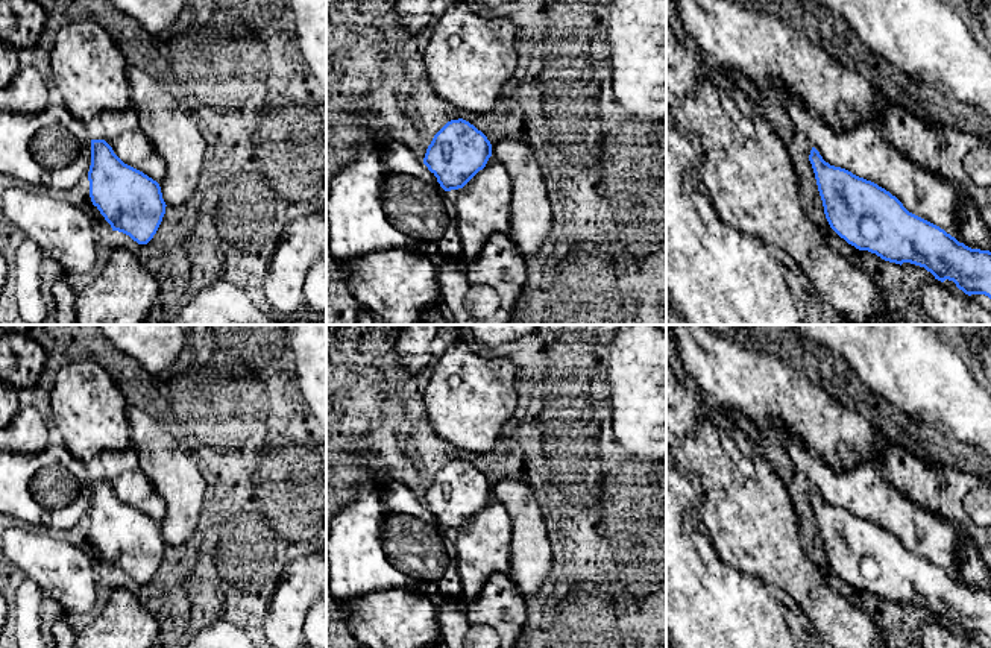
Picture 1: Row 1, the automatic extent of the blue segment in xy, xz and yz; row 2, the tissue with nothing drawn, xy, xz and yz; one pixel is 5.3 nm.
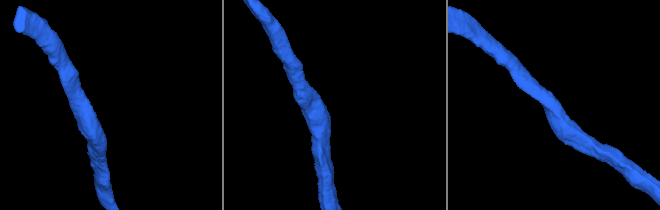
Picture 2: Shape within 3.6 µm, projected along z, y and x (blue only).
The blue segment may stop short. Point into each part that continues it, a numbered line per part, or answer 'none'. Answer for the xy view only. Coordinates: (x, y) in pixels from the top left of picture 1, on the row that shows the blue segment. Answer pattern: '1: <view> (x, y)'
none

